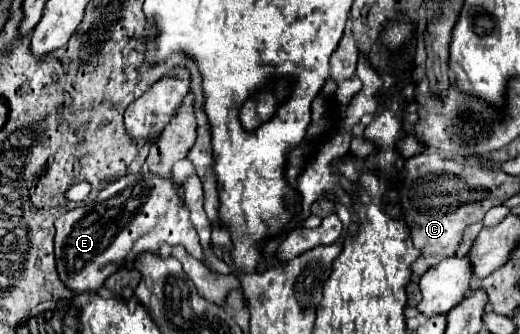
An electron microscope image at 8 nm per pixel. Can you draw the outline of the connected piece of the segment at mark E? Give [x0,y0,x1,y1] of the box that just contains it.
[56,173,204,293]

